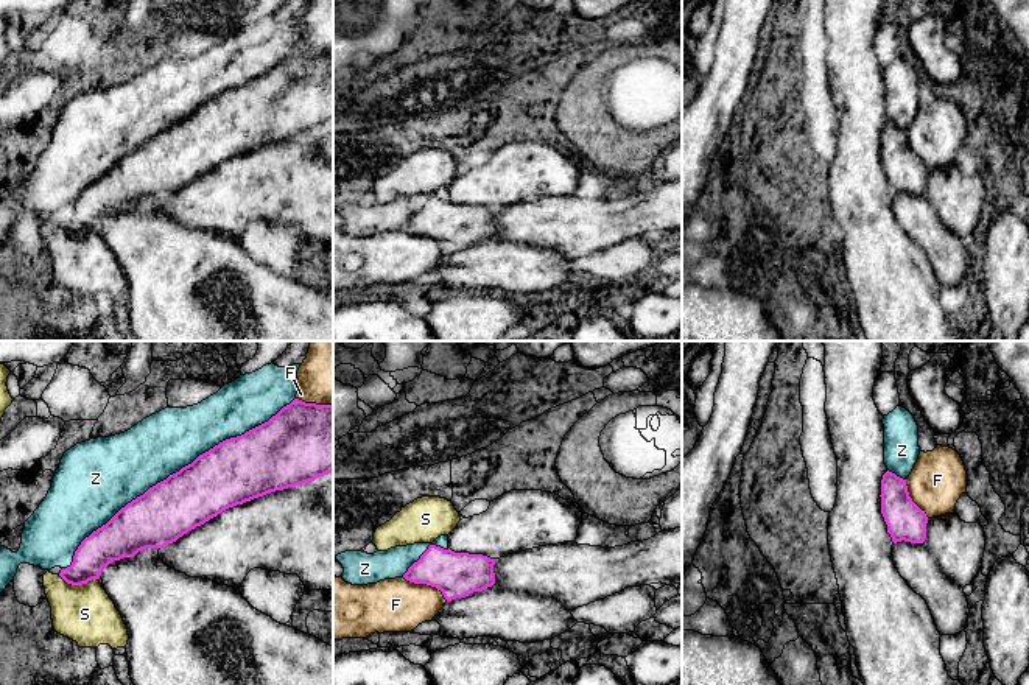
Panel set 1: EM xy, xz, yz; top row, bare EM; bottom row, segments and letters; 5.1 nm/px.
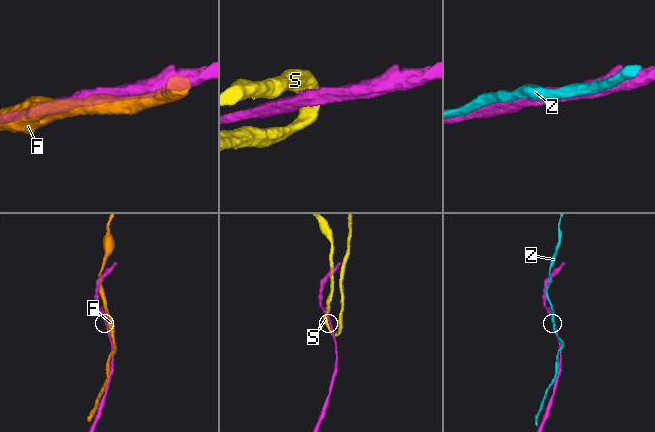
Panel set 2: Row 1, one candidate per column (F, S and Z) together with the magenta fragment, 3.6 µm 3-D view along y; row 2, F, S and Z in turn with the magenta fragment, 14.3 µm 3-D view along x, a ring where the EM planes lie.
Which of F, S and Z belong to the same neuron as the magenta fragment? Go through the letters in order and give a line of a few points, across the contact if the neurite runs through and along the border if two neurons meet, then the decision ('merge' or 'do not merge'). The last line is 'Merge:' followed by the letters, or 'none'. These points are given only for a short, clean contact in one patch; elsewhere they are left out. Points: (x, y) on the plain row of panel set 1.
F: do not merge
S: xy (58, 226), (72, 235), (86, 235), (97, 231) | do not merge
Z: do not merge
Merge: none

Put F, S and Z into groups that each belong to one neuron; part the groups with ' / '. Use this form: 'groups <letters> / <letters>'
groups F Z / S

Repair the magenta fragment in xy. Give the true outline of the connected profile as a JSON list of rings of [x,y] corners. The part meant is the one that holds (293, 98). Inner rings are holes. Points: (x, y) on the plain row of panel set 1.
[[[294,50],[283,58],[268,73],[246,83],[241,87],[226,90],[199,106],[191,115],[170,126],[167,131],[149,139],[143,146],[137,148],[121,159],[106,176],[86,188],[75,202],[70,218],[62,220],[59,227],[72,237],[83,237],[92,230],[100,230],[104,218],[123,209],[134,209],[139,202],[157,199],[159,209],[168,218],[190,229],[210,230],[216,235],[224,235],[240,241],[244,229],[254,220],[268,223],[280,223],[285,226],[297,226],[307,241],[332,241],[333,240],[333,56],[305,54]]]

